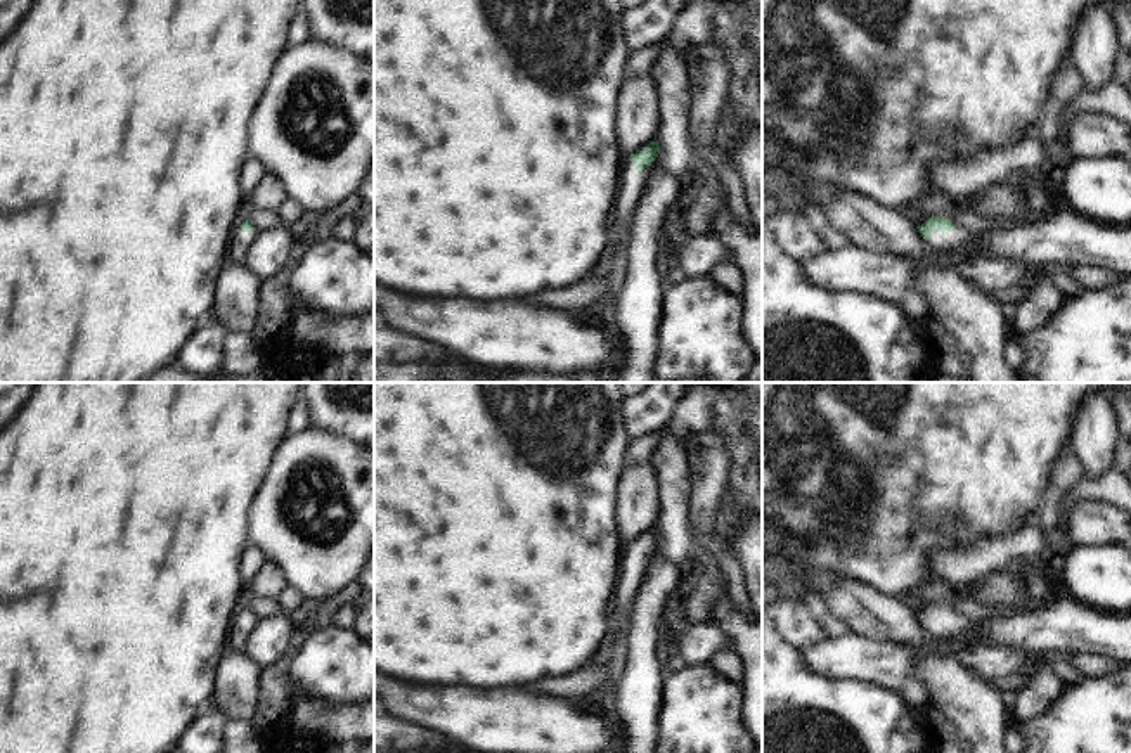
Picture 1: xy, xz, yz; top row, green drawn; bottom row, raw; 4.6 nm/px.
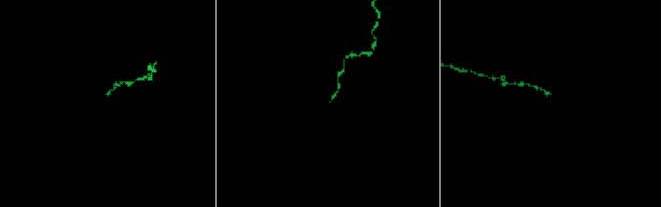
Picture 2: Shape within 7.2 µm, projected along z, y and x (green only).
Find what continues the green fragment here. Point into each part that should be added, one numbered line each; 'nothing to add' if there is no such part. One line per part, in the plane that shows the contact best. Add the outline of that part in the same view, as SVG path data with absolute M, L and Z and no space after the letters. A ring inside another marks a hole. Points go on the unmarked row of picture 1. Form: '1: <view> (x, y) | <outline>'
1: xy (245, 629) | M241 620L234 628L234 647L236 651L242 653L248 649L251 642L251 635L255 632L258 621L255 620Z

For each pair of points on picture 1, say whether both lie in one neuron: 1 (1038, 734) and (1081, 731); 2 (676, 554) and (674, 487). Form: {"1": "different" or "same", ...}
{"1": "same", "2": "same"}

